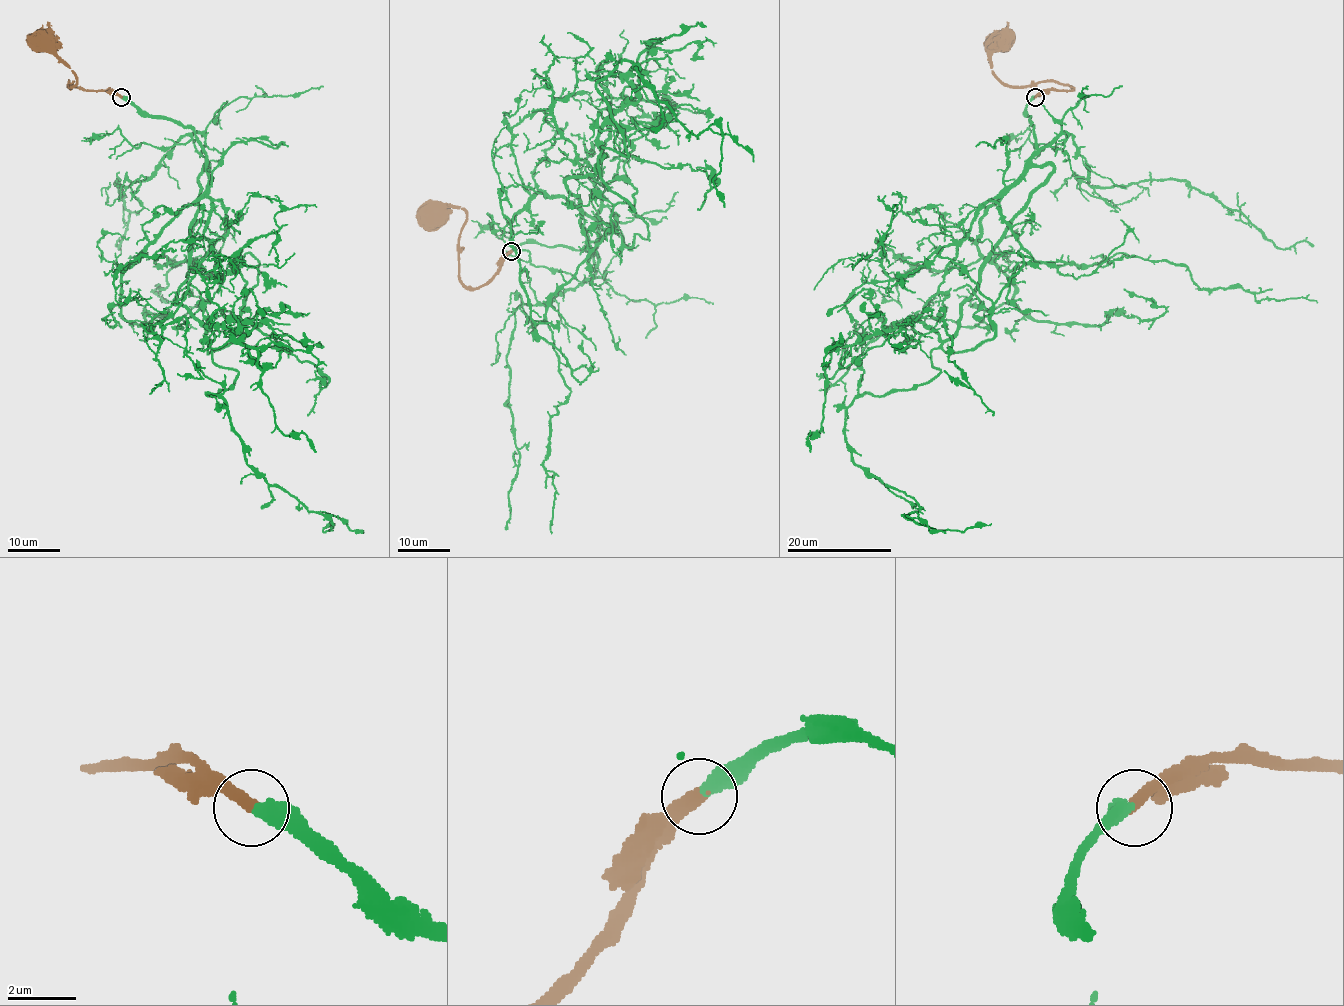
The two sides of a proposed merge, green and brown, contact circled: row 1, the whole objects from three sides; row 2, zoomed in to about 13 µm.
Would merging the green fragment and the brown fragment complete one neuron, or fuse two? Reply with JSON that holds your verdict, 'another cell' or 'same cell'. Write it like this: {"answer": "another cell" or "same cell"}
{"answer": "same cell"}

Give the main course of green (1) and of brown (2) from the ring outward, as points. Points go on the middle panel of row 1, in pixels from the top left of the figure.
1: (511, 252), (597, 266), (566, 181), (628, 155), (597, 88), (620, 60), (720, 129), (724, 207)
2: (511, 252), (490, 279), (468, 288), (459, 276), (459, 233), (466, 211), (447, 206), (438, 218)

